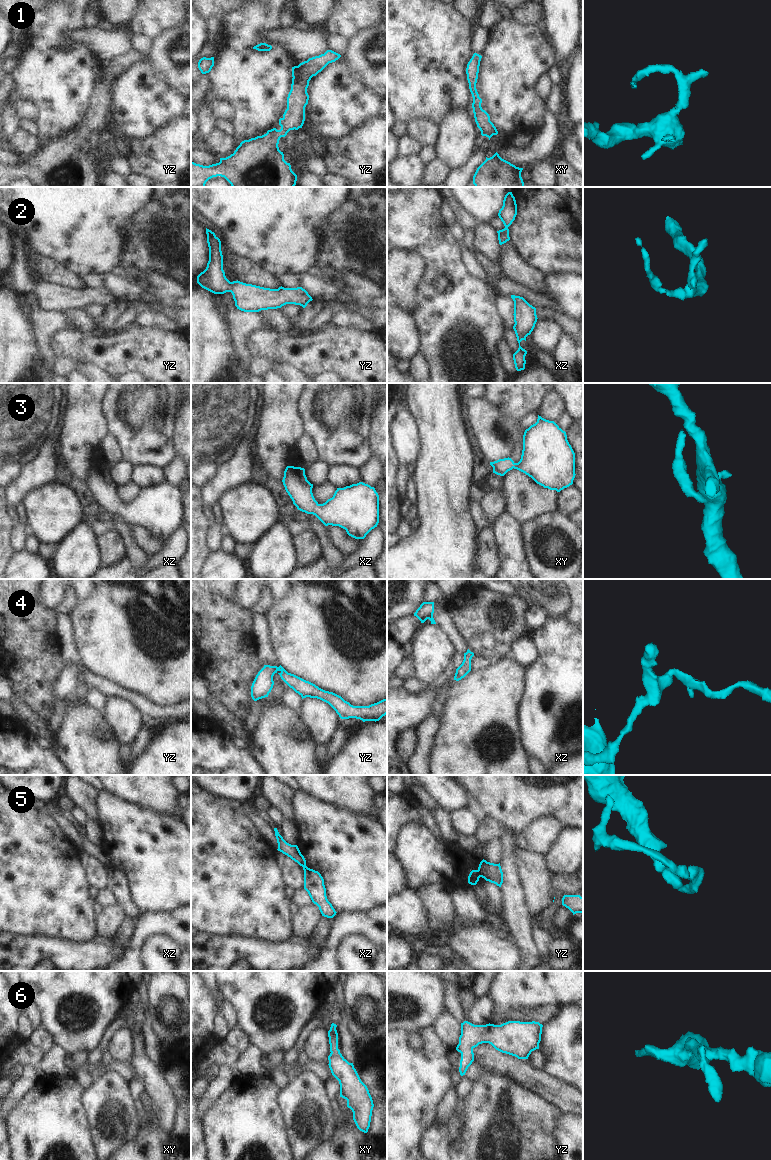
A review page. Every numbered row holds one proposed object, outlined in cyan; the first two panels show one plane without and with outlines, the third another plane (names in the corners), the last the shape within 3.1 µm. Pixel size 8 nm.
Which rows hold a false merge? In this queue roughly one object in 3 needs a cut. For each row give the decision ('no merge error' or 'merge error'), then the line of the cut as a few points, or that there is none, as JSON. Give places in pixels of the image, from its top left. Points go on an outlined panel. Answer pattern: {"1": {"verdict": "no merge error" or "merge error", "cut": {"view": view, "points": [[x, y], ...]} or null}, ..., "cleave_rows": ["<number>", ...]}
{"1": {"verdict": "no merge error", "cut": null}, "2": {"verdict": "no merge error", "cut": null}, "3": {"verdict": "no merge error", "cut": null}, "4": {"verdict": "no merge error", "cut": null}, "5": {"verdict": "merge error", "cut": {"view": "yz", "points": [[477, 870], [480, 876]]}}, "6": {"verdict": "no merge error", "cut": null}, "cleave_rows": ["5"]}

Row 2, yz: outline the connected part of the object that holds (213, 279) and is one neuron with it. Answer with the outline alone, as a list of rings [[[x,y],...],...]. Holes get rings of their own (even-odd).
[[[206,228],[209,247],[209,261],[206,269],[197,276],[197,283],[214,294],[231,292],[237,309],[244,312],[277,309],[286,304],[300,305],[303,308],[312,297],[302,287],[278,289],[264,288],[240,281],[230,282],[223,270],[221,241],[214,232]]]

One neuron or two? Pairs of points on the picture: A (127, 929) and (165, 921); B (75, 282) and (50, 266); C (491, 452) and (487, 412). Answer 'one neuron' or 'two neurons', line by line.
A: two neurons
B: one neuron
C: one neuron

